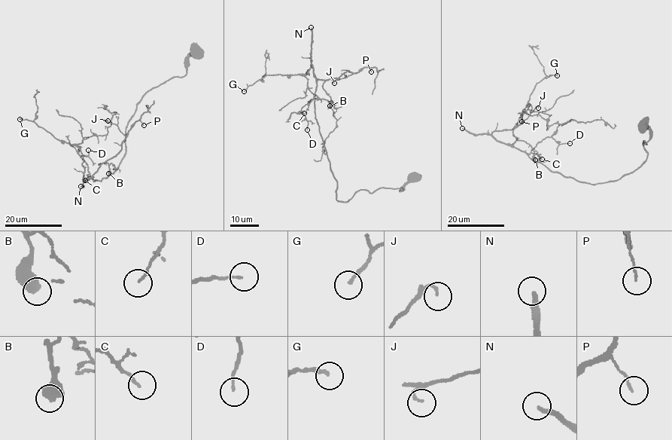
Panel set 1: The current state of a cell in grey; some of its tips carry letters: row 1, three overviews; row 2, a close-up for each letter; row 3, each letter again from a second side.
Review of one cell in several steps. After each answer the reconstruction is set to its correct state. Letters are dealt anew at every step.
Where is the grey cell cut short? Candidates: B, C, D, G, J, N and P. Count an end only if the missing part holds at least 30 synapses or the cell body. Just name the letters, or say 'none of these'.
G, N

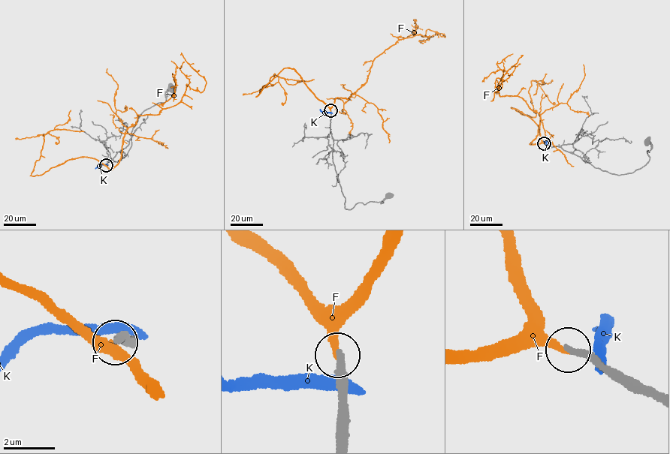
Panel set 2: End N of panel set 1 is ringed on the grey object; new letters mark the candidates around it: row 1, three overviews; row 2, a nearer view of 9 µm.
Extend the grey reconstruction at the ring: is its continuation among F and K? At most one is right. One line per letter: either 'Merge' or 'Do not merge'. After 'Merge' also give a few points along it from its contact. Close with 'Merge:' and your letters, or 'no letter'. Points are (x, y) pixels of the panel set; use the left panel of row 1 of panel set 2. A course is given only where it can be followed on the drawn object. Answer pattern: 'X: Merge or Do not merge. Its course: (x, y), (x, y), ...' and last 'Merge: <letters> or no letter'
F: Merge. Its course: (106, 165), (117, 163), (125, 132), (137, 115), (176, 105), (186, 84), (203, 90), (205, 79), (181, 52)
K: Do not merge
Merge: F

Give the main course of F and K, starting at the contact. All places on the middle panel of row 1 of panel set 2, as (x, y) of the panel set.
F: (330, 111), (334, 100), (348, 99), (366, 81), (373, 59), (396, 41), (428, 29), (445, 37), (421, 41)
K: (330, 112), (320, 109)

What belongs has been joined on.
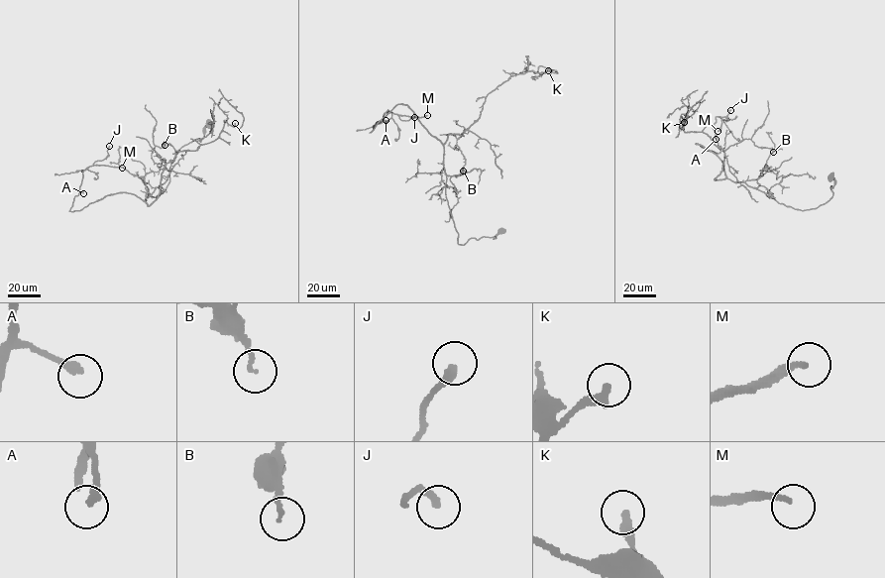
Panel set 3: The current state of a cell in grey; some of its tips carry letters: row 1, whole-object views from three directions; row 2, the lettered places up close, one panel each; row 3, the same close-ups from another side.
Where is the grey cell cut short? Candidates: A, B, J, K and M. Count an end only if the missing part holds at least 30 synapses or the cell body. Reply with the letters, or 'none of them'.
A, M

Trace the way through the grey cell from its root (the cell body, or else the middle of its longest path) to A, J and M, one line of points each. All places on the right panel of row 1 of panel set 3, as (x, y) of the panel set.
A: (829, 176), (830, 199), (794, 209), (728, 178), (718, 157), (696, 144), (718, 153), (716, 139)
J: (829, 176), (831, 198), (803, 210), (728, 178), (718, 157), (696, 144), (719, 153), (713, 126), (730, 110)
M: (829, 176), (832, 197), (817, 207), (778, 203), (728, 178), (696, 144), (719, 153), (720, 116), (718, 131)

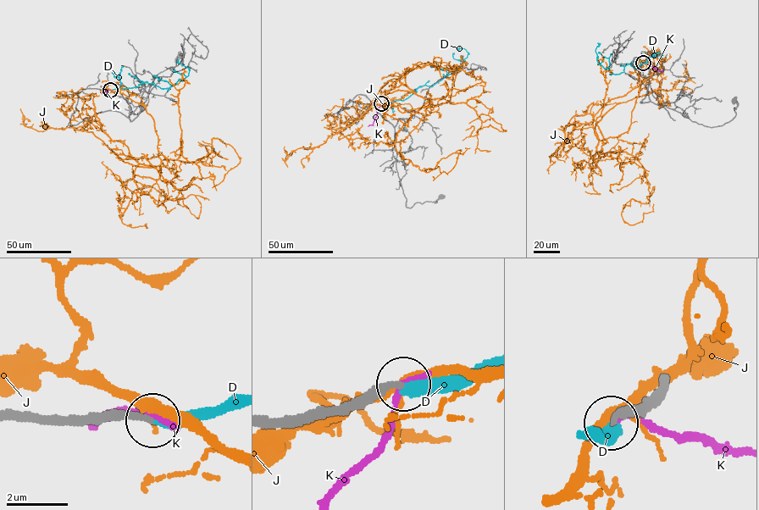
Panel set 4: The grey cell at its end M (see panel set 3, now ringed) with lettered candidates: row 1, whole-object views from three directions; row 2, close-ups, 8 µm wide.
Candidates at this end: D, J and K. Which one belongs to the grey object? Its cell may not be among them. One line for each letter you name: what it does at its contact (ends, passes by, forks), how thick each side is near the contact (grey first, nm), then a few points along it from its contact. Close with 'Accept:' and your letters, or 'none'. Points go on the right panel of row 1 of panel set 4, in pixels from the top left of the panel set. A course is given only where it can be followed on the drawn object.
D: it ends; calibres 240 and 440 nm; course (643, 63), (638, 69), (627, 63), (623, 72), (615, 74), (598, 63), (595, 52), (597, 43)
Accept: D

